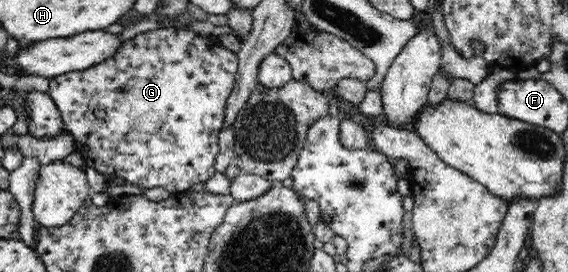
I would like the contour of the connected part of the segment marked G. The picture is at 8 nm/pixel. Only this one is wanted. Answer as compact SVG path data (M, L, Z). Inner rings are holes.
M187 26L183 28L159 27L124 40L111 56L99 64L82 71L67 72L67 74L50 79L49 96L59 109L64 128L75 139L75 150L81 154L86 166L95 168L108 178L121 176L129 184L139 187L163 186L171 193L181 192L191 189L197 182L205 183L211 176L217 174L215 160L218 156L219 132L225 127L225 108L227 108L227 100L233 90L237 69L238 57L222 47L215 37L199 35Z

